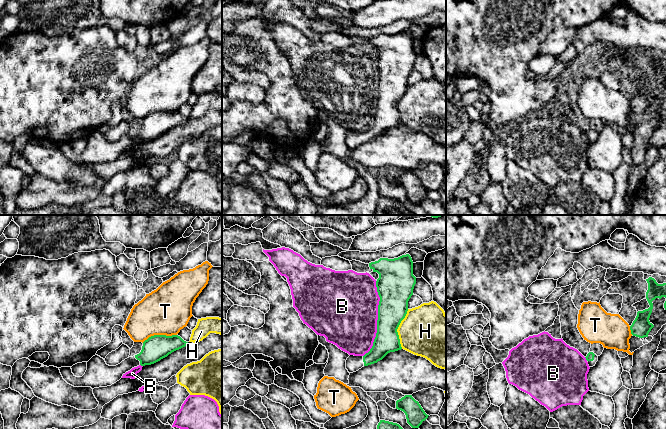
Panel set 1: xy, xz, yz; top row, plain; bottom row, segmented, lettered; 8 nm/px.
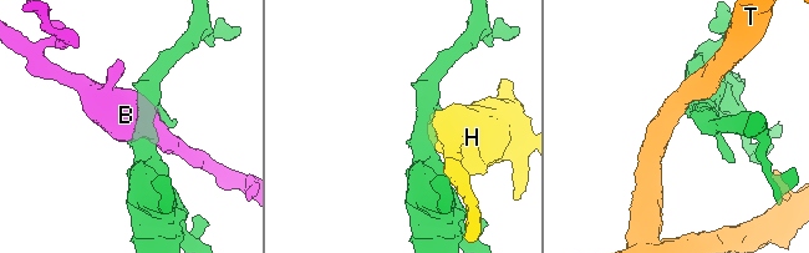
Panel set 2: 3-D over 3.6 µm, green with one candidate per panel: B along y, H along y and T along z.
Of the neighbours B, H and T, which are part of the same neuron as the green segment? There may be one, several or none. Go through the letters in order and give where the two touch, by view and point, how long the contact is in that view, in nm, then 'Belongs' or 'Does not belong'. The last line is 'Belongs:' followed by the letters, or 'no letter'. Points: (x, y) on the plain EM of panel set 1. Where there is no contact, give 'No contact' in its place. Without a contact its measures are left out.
B: Touches green at xz (378, 95). Shared border 600 nm. Does not belong
H: Touches green at xz (397, 104). Shared border 320 nm. Does not belong
T: Touches green at xy (159, 111). Shared border 280 nm. Does not belong
Belongs: no letter

